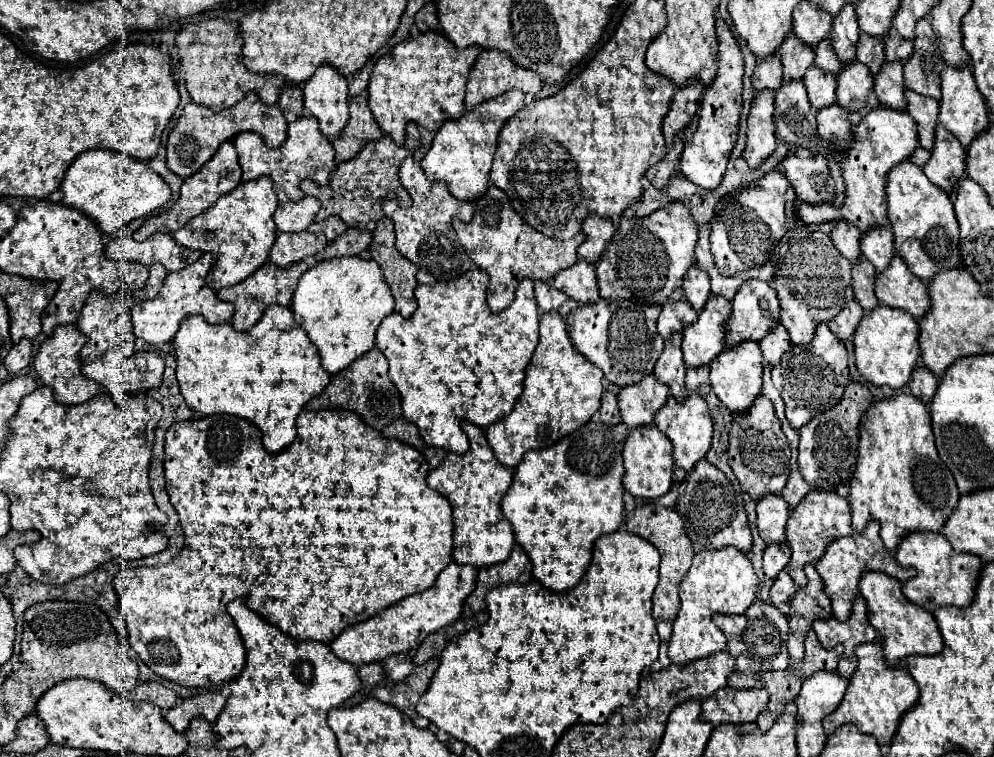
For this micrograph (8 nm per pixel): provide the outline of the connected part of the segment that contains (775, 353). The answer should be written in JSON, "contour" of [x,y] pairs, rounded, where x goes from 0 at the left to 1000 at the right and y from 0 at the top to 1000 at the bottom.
{"contour":[[[785,429],[781,432],[781,437],[777,437],[777,443],[771,443],[767,450],[765,450],[765,458],[767,458],[767,466],[769,466],[769,474],[773,482],[781,482],[785,477],[785,472],[797,461],[797,453],[793,448],[793,437]]]}

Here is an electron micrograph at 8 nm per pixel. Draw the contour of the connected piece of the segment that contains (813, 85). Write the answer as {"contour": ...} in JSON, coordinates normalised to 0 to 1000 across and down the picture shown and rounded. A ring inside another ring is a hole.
{"contour":[[[815,89],[813,99],[809,99],[807,107],[813,118],[815,139],[819,144],[827,144],[841,136],[841,104],[837,96],[831,96],[823,89]]]}

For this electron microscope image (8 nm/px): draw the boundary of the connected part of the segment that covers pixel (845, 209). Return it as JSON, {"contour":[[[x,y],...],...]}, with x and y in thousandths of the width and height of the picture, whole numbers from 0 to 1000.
{"contour":[[[881,141],[859,168],[859,189],[853,202],[843,207],[847,234],[851,239],[851,266],[845,275],[839,271],[813,271],[803,268],[803,284],[810,296],[826,296],[831,292],[853,292],[867,308],[881,300],[891,300],[891,236],[893,226],[911,213],[924,194],[922,162],[911,147],[899,147],[893,141]]]}

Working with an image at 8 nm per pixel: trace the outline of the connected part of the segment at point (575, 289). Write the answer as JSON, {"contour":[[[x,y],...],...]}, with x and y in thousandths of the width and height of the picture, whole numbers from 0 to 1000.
{"contour":[[[581,342],[579,350],[575,350],[571,358],[563,358],[555,376],[569,387],[573,395],[584,400],[598,400],[602,398],[602,379],[600,379],[600,358],[596,347],[588,347],[588,342]]]}

